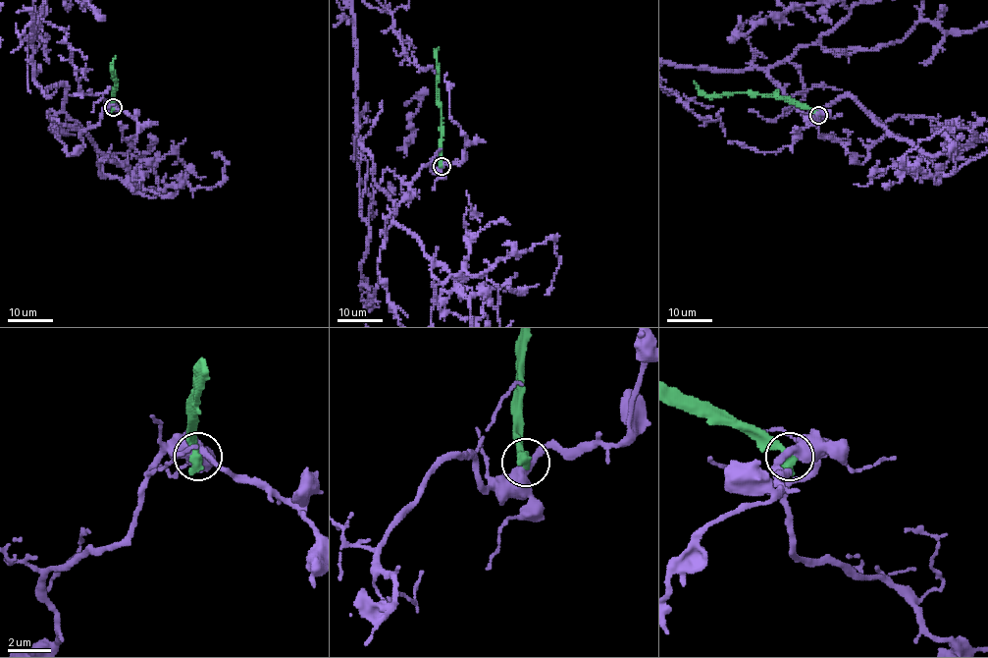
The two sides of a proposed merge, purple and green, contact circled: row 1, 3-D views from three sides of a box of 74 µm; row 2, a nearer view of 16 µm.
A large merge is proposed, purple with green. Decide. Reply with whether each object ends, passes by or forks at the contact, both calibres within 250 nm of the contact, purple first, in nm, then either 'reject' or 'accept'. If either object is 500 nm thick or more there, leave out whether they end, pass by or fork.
calibres 400 and 550 nm; reject

